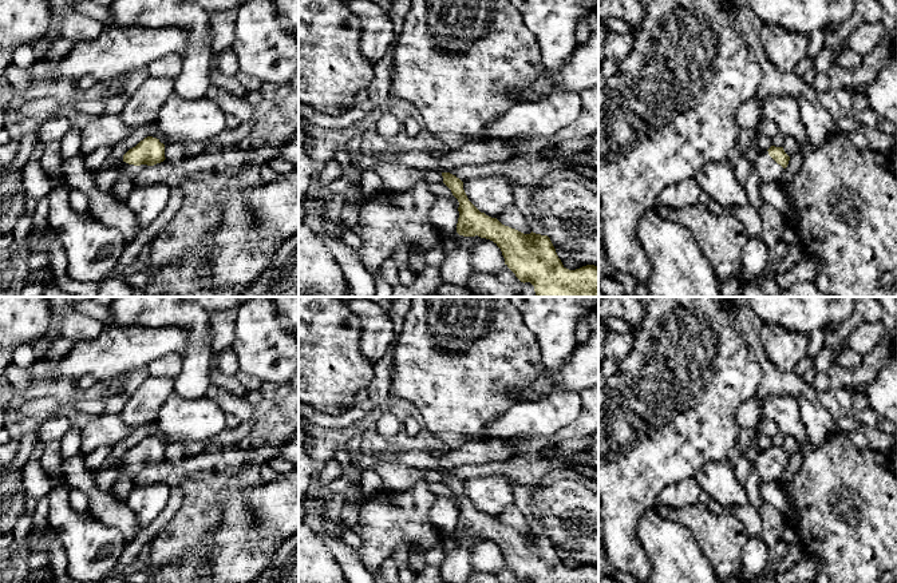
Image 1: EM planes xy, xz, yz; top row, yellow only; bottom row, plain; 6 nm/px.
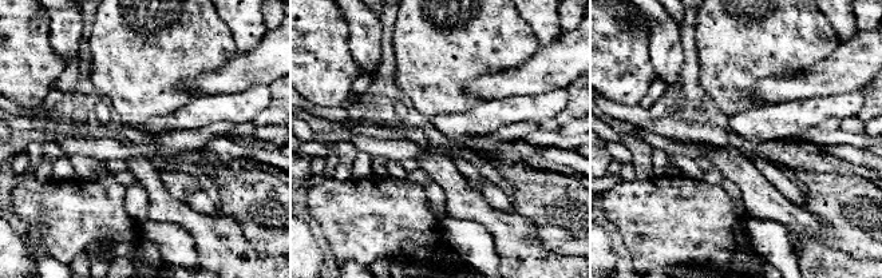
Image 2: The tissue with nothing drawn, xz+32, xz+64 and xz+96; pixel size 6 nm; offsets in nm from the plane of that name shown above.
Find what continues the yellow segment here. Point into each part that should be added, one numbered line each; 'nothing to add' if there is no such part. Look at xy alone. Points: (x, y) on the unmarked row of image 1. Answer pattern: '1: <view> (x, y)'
1: xy (125, 468)

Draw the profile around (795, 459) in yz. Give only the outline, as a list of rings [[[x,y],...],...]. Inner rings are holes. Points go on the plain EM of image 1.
[[[799,447],[791,456],[789,460],[787,467],[783,469],[783,473],[781,475],[778,484],[782,489],[782,492],[785,493],[785,496],[787,497],[790,507],[791,507],[791,515],[793,515],[793,520],[797,521],[798,519],[798,512],[795,508],[795,503],[789,492],[789,484],[791,483],[793,477],[795,476],[795,473],[798,472],[801,463],[802,463],[802,457],[803,457],[803,449]]]

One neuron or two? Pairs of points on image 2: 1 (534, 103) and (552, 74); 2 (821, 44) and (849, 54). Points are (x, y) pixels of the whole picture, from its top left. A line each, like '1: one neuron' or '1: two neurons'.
1: two neurons
2: two neurons

